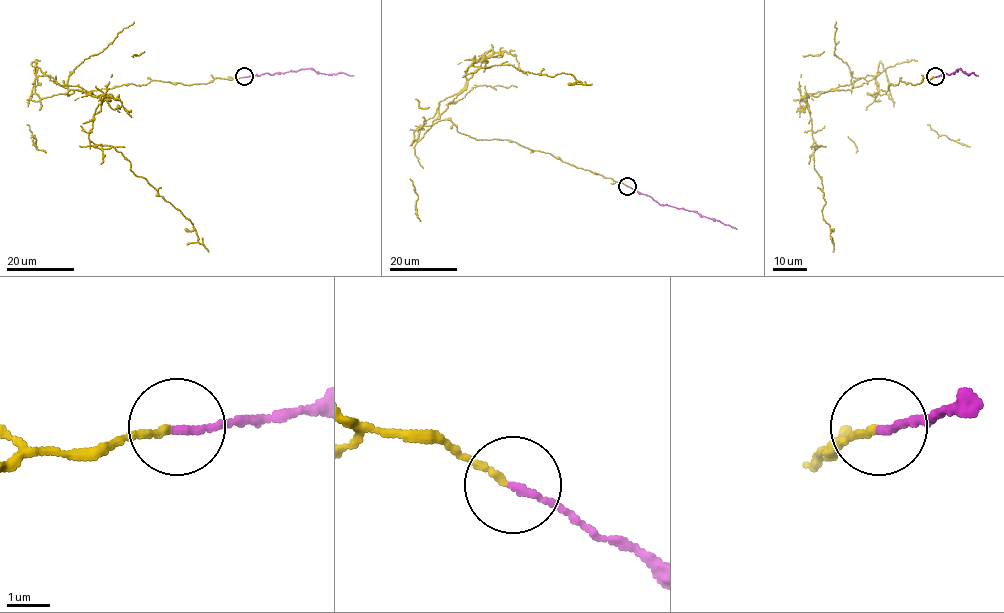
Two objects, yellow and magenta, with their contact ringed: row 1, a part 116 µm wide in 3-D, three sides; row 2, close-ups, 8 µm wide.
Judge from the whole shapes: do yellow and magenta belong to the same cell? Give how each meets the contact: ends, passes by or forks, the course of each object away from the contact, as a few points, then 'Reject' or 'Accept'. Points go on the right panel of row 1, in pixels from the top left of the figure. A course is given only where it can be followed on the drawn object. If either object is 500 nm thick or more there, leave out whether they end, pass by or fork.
At the ring yellow ends. At the ring magenta ends. Course of yellow: (935, 77), (916, 84), (900, 80), (869, 94), (875, 98), (878, 83), (867, 75), (807, 97), (832, 252). Course of magenta: (935, 77), (950, 75), (959, 68), (967, 74), (973, 72), (978, 76). Reject

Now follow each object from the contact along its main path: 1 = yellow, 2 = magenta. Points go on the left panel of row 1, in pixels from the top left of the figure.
1: (244, 77), (40, 98), (37, 77), (103, 97), (89, 139), (129, 161), (209, 252)
2: (244, 77), (304, 68), (325, 74), (344, 72), (354, 76)

